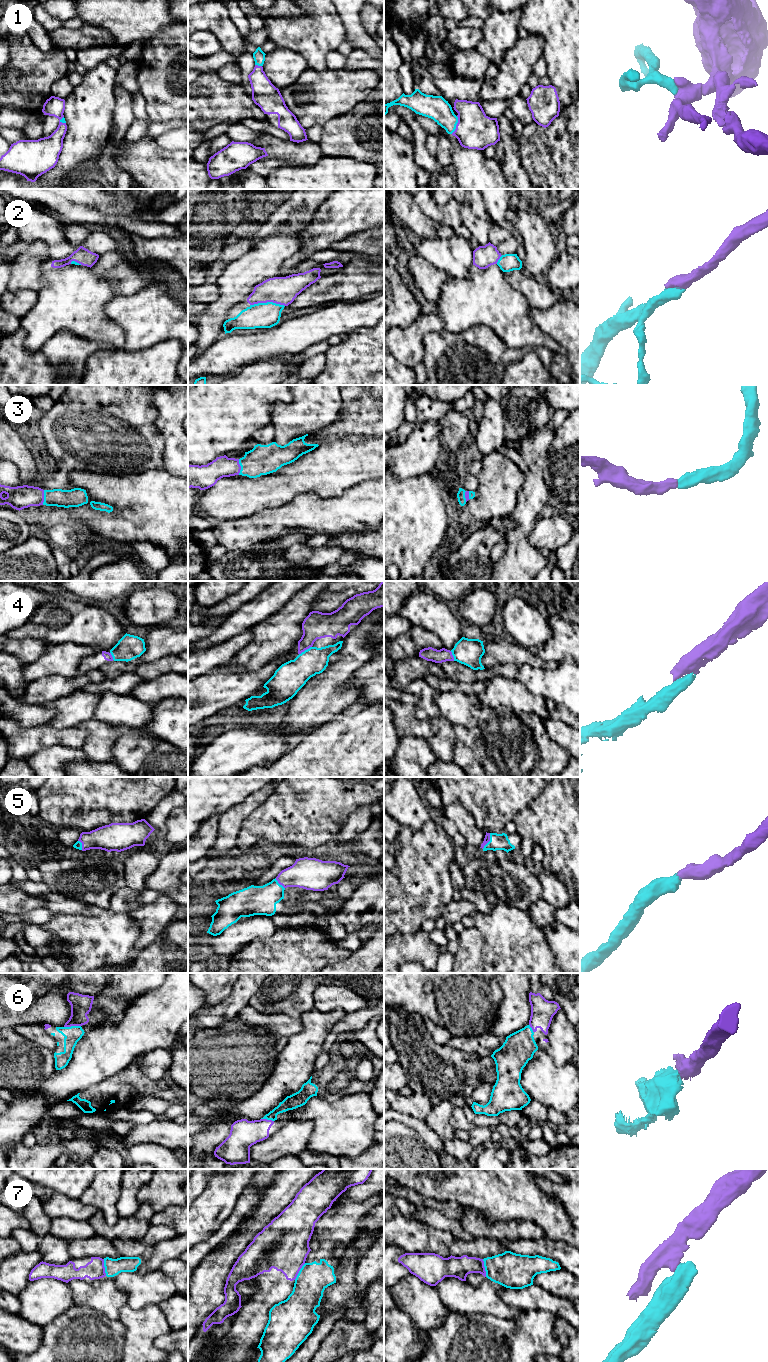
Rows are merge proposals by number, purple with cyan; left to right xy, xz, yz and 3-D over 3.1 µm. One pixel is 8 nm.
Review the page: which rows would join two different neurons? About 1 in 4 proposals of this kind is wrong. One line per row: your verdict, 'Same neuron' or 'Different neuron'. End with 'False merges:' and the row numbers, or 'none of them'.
1: Same neuron
2: Same neuron
3: Same neuron
4: Same neuron
5: Same neuron
6: Same neuron
7: Different neuron
False merges: 7

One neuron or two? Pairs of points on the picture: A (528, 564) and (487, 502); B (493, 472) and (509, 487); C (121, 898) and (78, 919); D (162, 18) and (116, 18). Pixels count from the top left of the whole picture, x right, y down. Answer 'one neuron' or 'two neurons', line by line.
A: two neurons
B: one neuron
C: two neurons
D: one neuron

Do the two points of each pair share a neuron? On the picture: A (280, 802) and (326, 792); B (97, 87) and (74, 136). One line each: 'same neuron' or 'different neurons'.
A: same neuron
B: same neuron

